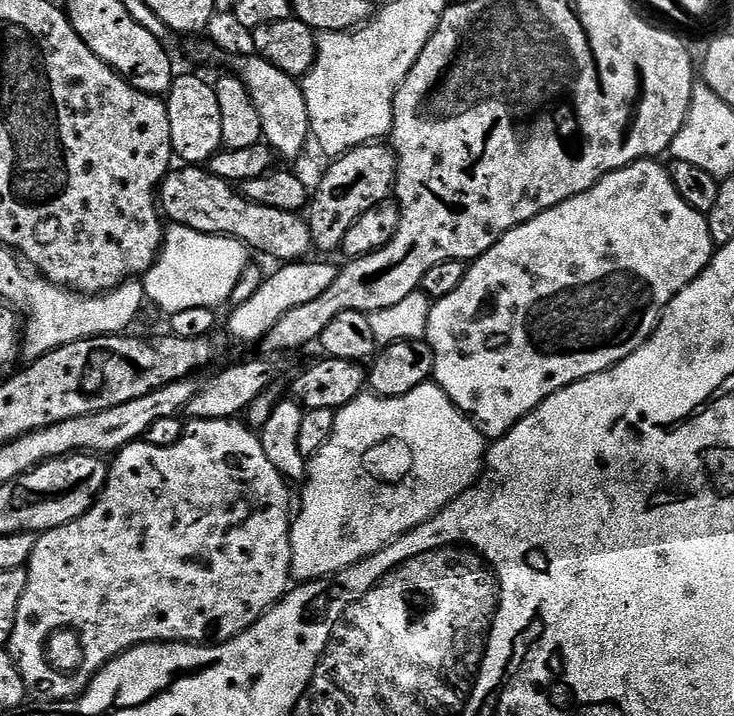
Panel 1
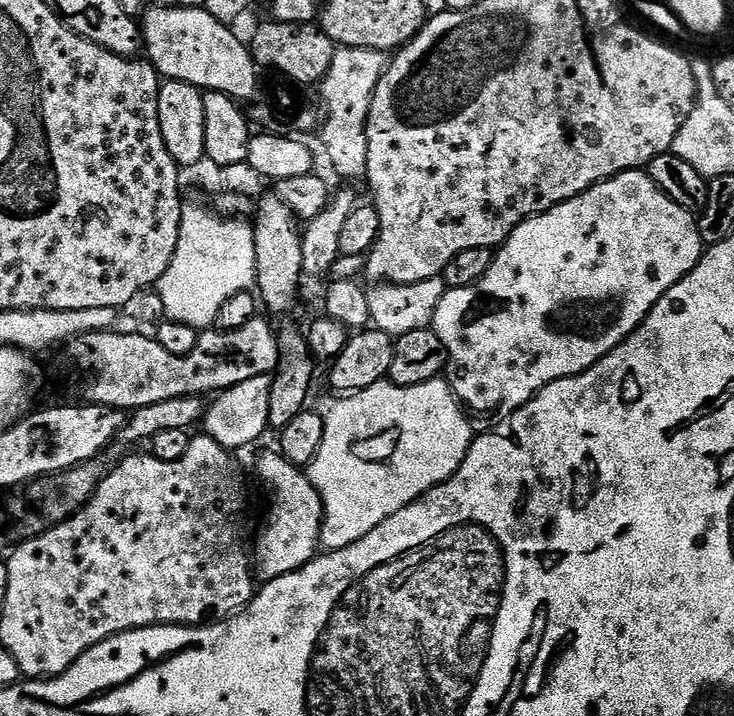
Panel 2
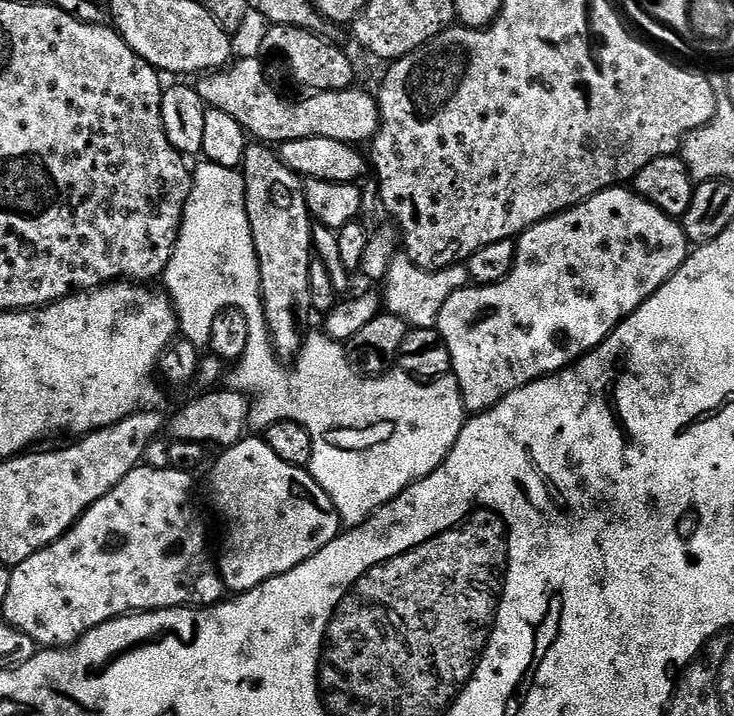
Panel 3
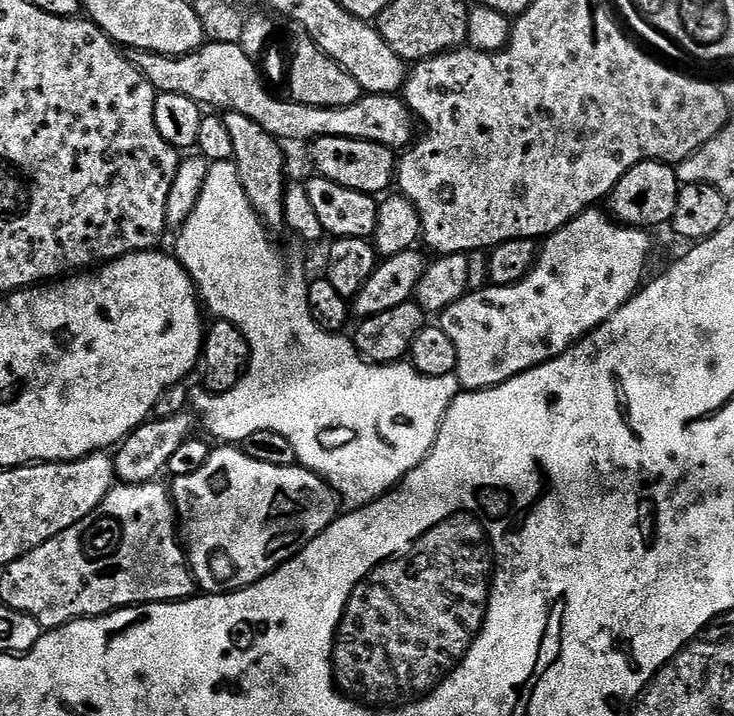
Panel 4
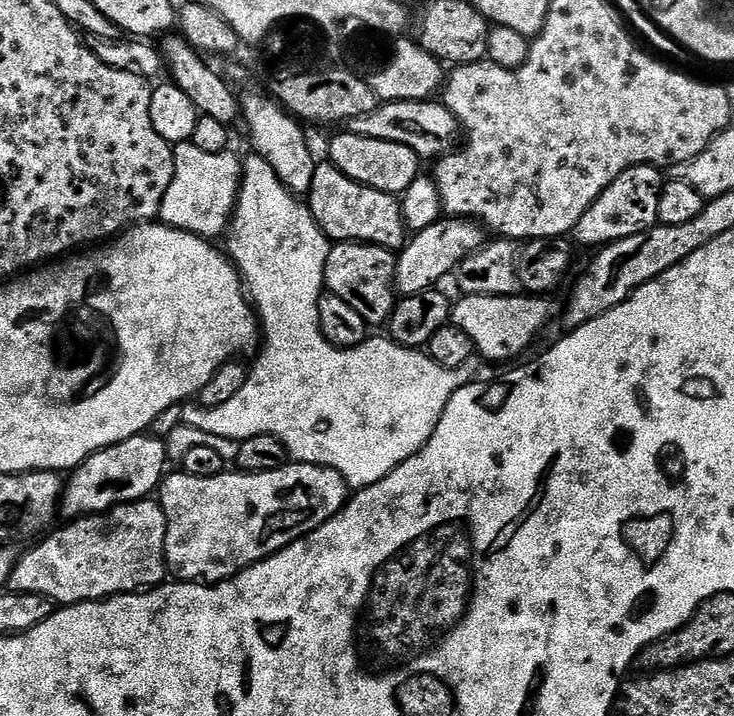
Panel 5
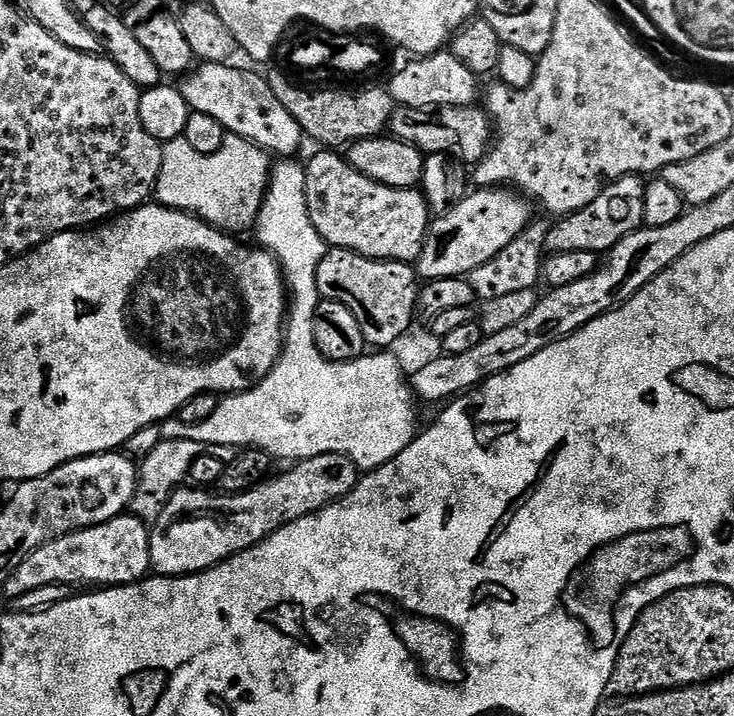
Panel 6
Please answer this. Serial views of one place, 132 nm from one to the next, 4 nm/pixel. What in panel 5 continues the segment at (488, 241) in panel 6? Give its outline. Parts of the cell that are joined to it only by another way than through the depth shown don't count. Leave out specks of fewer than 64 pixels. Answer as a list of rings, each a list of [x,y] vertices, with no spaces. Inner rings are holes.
[[[441,218],[434,226],[415,233],[398,252],[394,285],[397,293],[405,297],[435,289],[443,276],[451,277],[467,256],[484,247],[484,236],[485,229],[479,223],[463,218]]]

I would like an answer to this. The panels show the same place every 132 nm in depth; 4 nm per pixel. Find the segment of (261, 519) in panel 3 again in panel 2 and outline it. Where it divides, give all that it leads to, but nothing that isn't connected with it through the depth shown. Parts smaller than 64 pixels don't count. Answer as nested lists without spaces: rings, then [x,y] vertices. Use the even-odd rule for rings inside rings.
[[[279,451],[262,453],[260,461],[256,464],[256,472],[272,495],[272,509],[268,512],[268,521],[265,522],[256,544],[254,540],[254,572],[259,579],[261,576],[261,581],[267,582],[298,570],[303,564],[310,563],[317,555],[320,548],[320,525],[324,523],[324,503],[320,500],[316,487],[309,482],[307,475],[295,464],[290,463],[286,457],[280,455]]]

